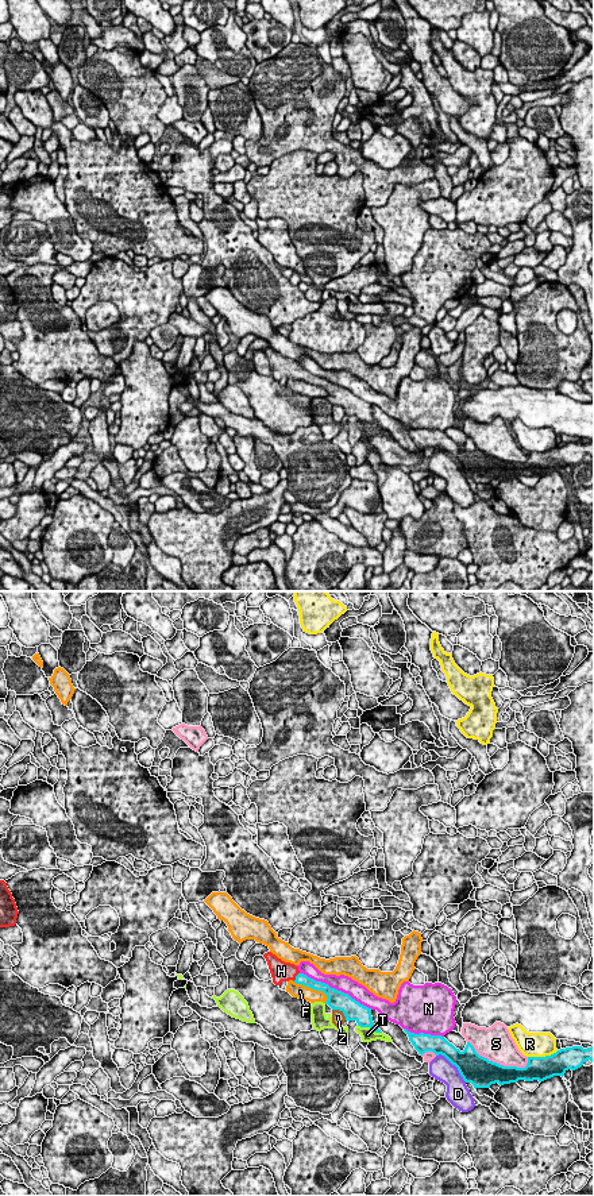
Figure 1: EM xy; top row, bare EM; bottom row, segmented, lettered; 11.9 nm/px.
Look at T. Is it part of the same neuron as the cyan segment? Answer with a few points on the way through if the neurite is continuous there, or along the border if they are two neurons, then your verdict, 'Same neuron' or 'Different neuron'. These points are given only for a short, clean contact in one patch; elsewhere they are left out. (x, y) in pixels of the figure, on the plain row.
Different neuron

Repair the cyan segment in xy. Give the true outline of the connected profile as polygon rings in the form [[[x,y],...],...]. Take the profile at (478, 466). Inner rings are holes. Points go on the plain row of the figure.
[[[406,424],[404,427],[418,450],[433,447],[436,451],[444,451],[458,463],[463,475],[471,478],[475,485],[490,483],[495,478],[500,481],[517,478],[518,475],[539,475],[541,478],[554,471],[563,472],[568,464],[578,464],[587,455],[594,459],[594,441],[587,444],[572,441],[545,452],[528,452],[525,463],[504,462],[479,451],[470,437],[460,447],[441,431],[414,429]]]

